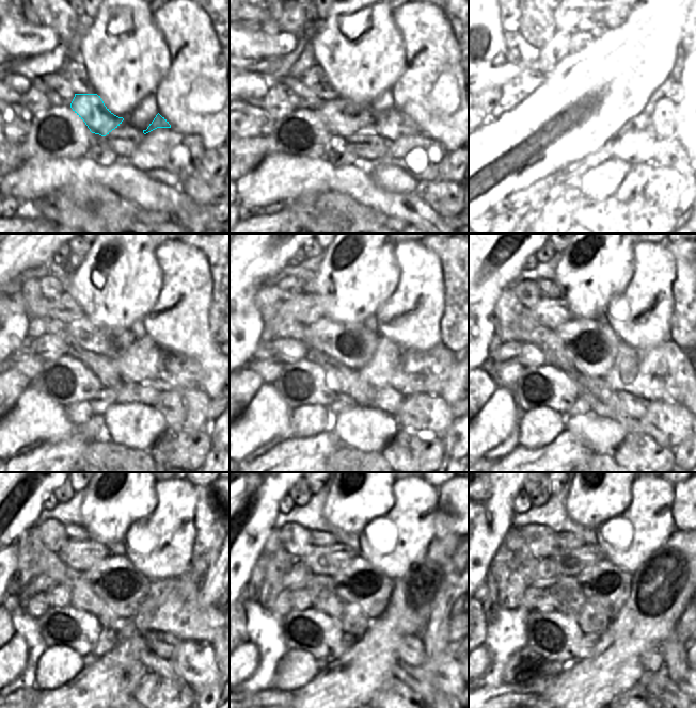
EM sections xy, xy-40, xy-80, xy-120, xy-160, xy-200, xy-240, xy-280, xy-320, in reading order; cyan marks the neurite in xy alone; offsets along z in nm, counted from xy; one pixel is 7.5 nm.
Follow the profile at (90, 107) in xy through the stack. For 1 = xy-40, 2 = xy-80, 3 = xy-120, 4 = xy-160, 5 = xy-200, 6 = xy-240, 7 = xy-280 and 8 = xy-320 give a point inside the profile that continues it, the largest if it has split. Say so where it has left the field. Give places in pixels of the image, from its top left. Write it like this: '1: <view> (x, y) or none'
1: xy-40 (341, 117)
2: xy-80 (625, 122)
3: xy-120 (144, 363)
4: xy-160 (409, 372)
5: xy-200 (662, 372)
6: xy-240 (165, 610)
7: xy-280 (437, 641)
8: xy-320 (676, 666)

